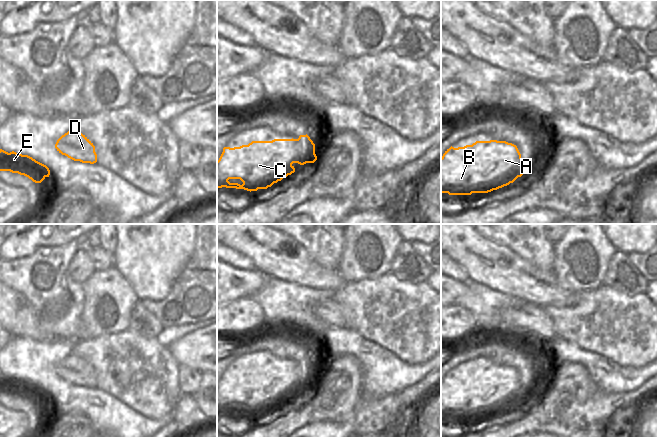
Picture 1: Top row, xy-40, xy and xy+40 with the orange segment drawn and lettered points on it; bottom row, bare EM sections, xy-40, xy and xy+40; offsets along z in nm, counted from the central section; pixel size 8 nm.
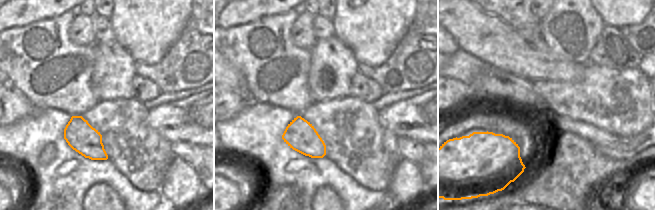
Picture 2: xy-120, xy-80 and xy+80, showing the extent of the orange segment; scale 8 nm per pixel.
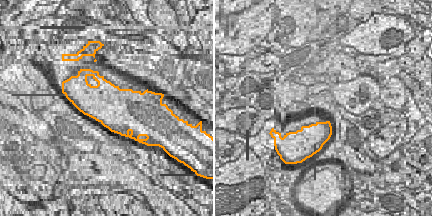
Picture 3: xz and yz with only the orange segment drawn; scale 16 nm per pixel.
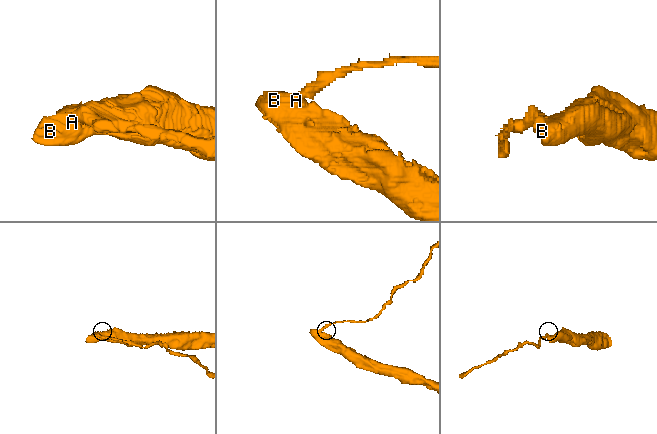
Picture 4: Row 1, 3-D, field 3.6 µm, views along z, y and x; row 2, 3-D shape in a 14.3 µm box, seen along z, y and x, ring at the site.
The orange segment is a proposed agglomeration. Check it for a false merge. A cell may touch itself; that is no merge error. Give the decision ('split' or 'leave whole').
split

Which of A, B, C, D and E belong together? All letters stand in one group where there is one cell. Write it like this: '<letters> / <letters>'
A B C E / D

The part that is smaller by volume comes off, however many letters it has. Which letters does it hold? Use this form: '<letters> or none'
D

